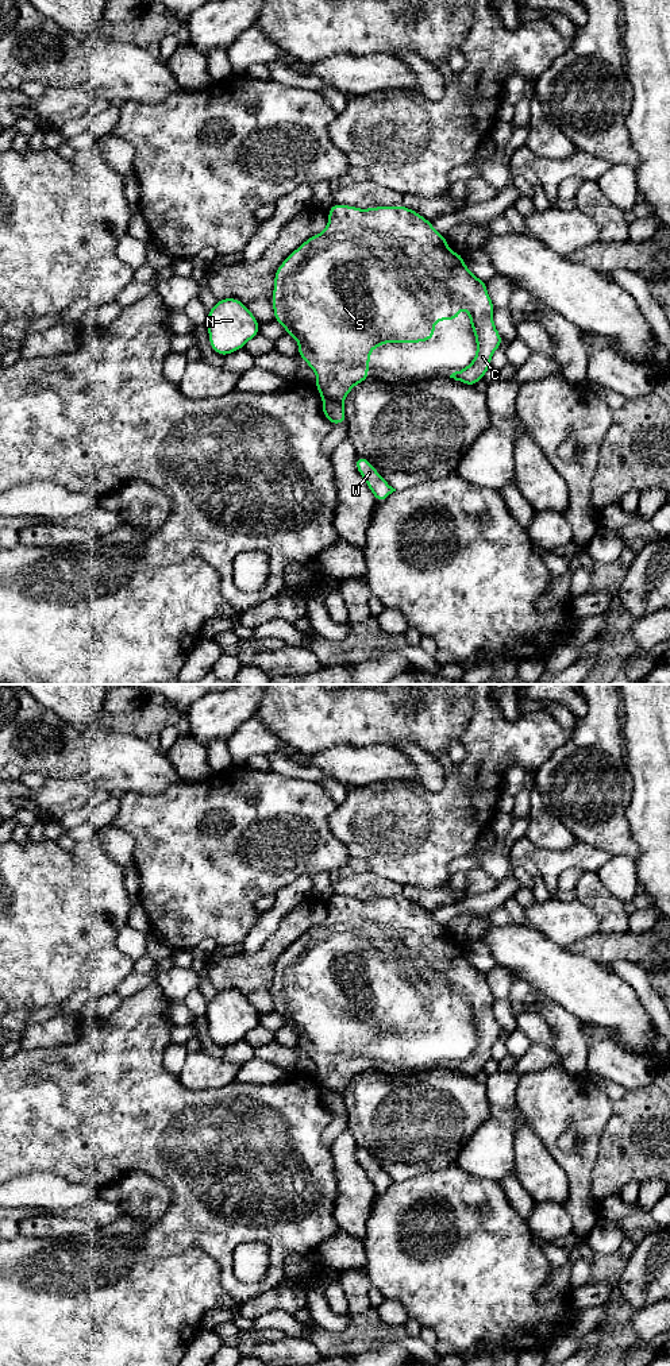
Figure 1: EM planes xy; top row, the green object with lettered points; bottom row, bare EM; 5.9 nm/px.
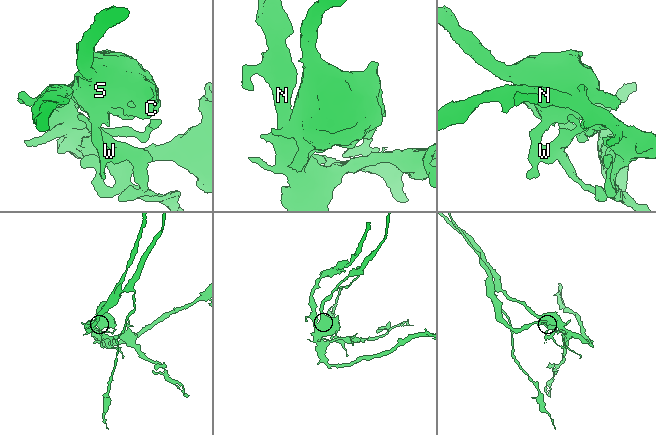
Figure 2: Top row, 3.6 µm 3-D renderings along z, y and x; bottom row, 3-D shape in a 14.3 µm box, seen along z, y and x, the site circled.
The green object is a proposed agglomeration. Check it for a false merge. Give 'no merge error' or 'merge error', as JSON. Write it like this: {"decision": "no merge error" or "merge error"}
{"decision": "merge error"}

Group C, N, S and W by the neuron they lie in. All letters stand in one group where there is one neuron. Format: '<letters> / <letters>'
C S / N W

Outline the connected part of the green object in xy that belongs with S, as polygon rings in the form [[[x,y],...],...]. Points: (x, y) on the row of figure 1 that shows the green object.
[[[334,204],[328,209],[328,224],[321,234],[313,235],[307,239],[300,247],[297,247],[276,270],[274,274],[274,290],[272,294],[272,304],[274,310],[274,320],[280,323],[288,335],[294,337],[299,343],[299,356],[308,363],[308,366],[316,374],[315,387],[323,398],[331,398],[340,405],[343,404],[351,389],[369,379],[367,367],[370,364],[370,351],[380,348],[384,343],[423,343],[435,337],[438,333],[431,328],[436,325],[439,320],[459,320],[459,306],[463,305],[470,316],[470,327],[475,336],[477,354],[473,362],[450,375],[458,382],[469,386],[474,386],[484,379],[485,373],[490,368],[490,360],[494,351],[502,344],[497,328],[493,323],[494,305],[486,290],[486,282],[477,278],[465,265],[462,254],[454,252],[448,248],[444,235],[435,231],[431,221],[426,217],[403,205],[393,207],[374,207],[367,209],[359,209],[351,205]]]

